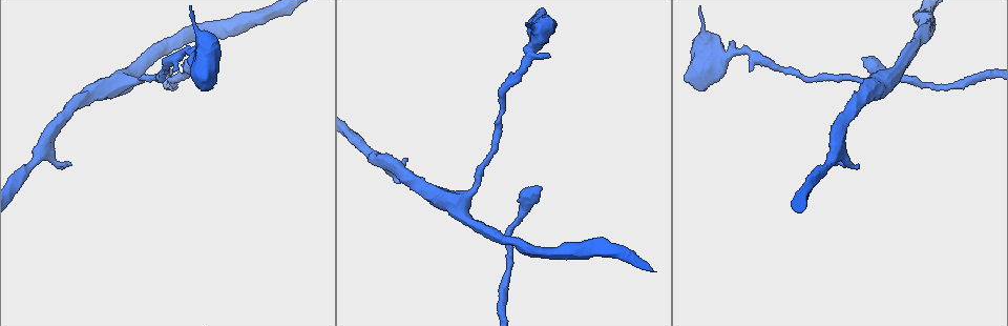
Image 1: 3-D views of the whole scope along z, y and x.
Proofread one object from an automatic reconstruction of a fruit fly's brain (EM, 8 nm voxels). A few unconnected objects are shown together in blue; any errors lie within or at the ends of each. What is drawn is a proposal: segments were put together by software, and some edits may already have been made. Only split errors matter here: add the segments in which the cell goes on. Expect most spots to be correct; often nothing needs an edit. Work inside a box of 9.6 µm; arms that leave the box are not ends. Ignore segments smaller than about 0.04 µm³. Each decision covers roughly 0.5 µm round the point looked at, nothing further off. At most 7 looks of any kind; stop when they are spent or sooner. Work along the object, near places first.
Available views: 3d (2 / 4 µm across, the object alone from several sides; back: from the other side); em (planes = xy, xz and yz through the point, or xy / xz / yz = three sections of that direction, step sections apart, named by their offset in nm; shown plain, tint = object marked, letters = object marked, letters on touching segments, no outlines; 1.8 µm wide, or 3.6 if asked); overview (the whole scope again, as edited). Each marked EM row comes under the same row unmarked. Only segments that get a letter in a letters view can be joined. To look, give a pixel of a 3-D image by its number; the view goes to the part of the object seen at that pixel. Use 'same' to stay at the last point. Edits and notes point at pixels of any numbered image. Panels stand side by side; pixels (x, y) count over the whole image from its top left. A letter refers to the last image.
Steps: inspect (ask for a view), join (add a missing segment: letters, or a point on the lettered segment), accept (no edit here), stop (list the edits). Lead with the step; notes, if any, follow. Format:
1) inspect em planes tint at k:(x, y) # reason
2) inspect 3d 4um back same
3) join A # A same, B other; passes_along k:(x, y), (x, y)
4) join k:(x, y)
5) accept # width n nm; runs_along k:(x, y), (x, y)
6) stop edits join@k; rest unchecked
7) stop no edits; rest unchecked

inspect 3d 4um back at 1:(549, 55) # an open end

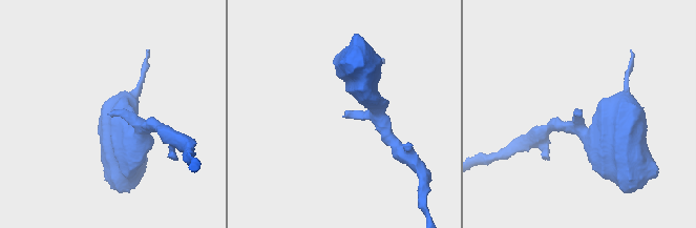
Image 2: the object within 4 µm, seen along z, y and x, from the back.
inspect em 3.6um planes letters at 2:(574, 113)

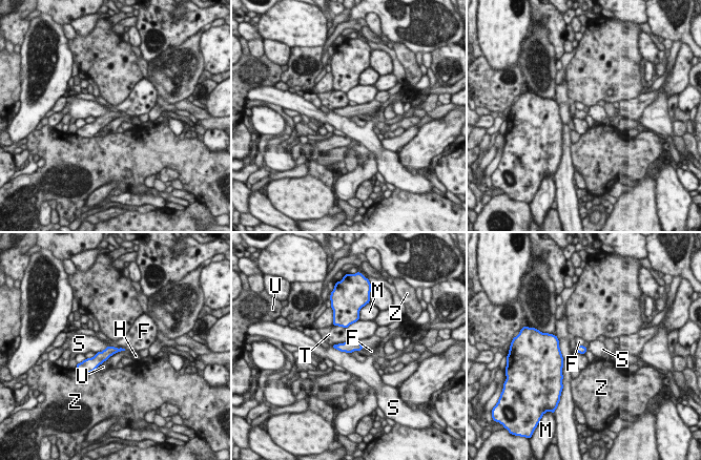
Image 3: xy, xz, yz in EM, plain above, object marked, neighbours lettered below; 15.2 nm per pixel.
join H # F other, H same, M other, S other, T other, U other, Z other; passes_along 3:(346, 347), (362, 346), (372, 341); it goes on there

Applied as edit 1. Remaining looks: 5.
inspect overview # redraw

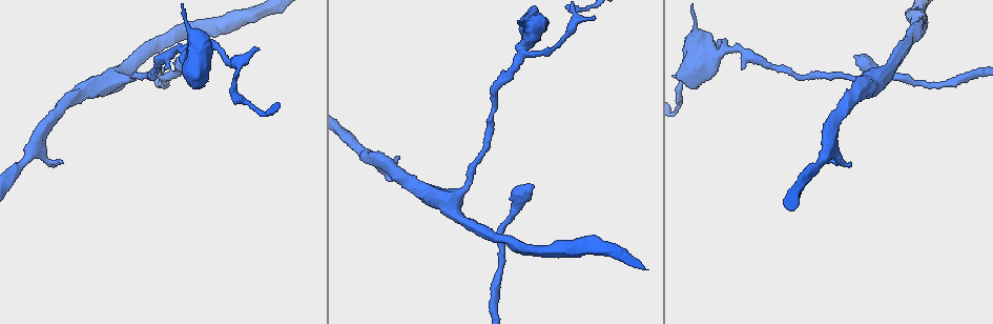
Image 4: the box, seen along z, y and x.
inspect em xz step 8 tint at 4:(594, 20) # branch stops here

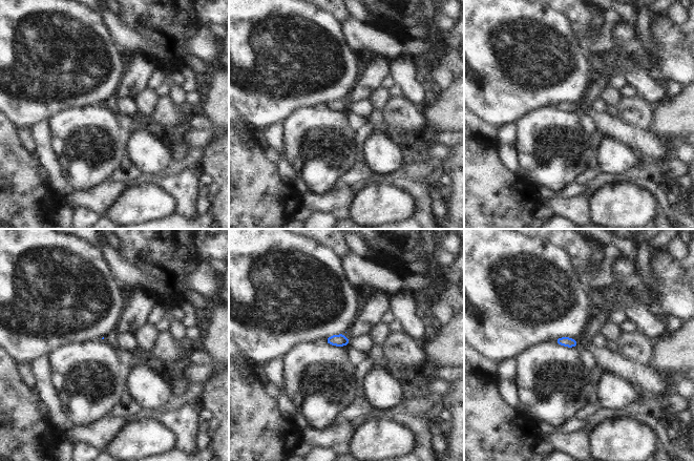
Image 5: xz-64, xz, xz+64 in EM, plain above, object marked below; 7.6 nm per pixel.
inspect em planes tint same

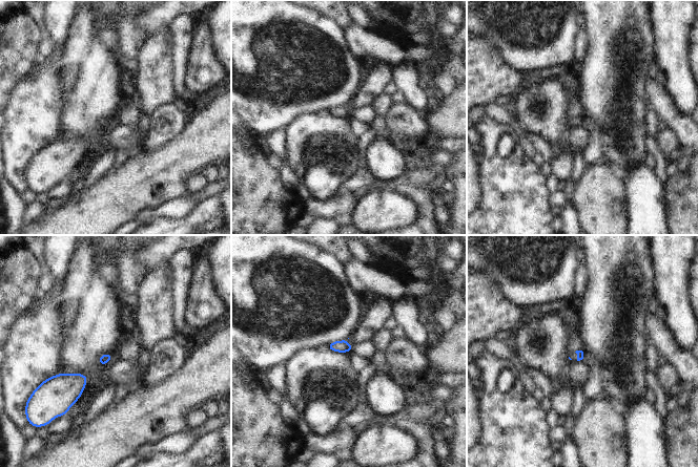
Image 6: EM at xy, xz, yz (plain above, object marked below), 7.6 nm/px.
inspect em planes letters same

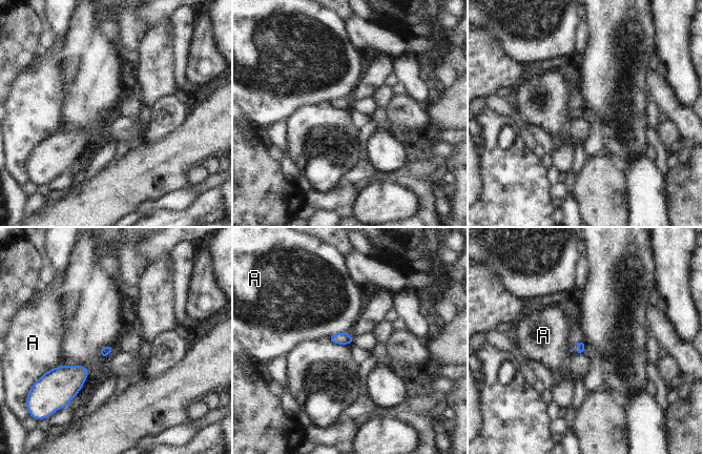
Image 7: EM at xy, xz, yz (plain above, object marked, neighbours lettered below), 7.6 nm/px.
accept # A other; border 7:(349, 329), (335, 332), (328, 337); no lettered segment goes on from it

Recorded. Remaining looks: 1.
inspect em planes letters at 4:(849, 162) # free end

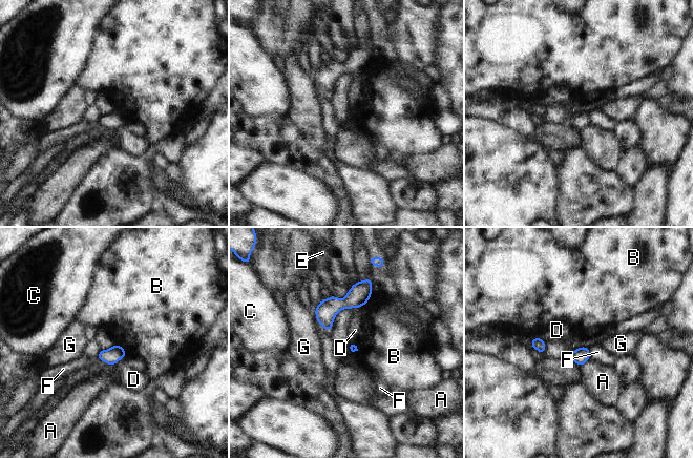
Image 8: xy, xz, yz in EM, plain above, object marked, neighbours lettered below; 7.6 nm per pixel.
accept # A other, B other, C other, D other, E other, F other, G other; border 8:(125, 356), (113, 365); no lettered segment goes on from it

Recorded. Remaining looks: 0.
stop edits join@3; rest unchecked

